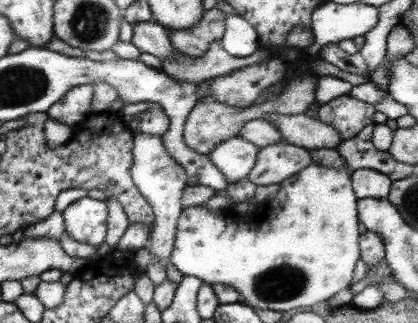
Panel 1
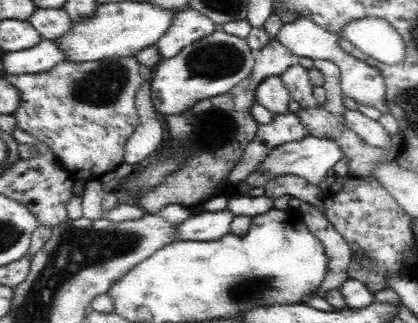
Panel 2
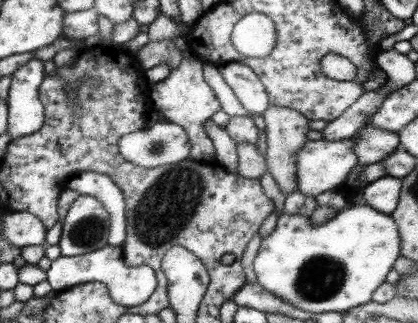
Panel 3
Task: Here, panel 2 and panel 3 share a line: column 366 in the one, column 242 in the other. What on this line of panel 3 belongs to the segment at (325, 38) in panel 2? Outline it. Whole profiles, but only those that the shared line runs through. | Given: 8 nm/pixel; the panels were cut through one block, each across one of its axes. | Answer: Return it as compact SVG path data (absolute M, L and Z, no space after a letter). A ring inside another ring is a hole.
M227 62L217 68L229 88L235 92L245 112L263 116L263 112L269 108L269 96L261 80L253 74L253 70L241 62Z

